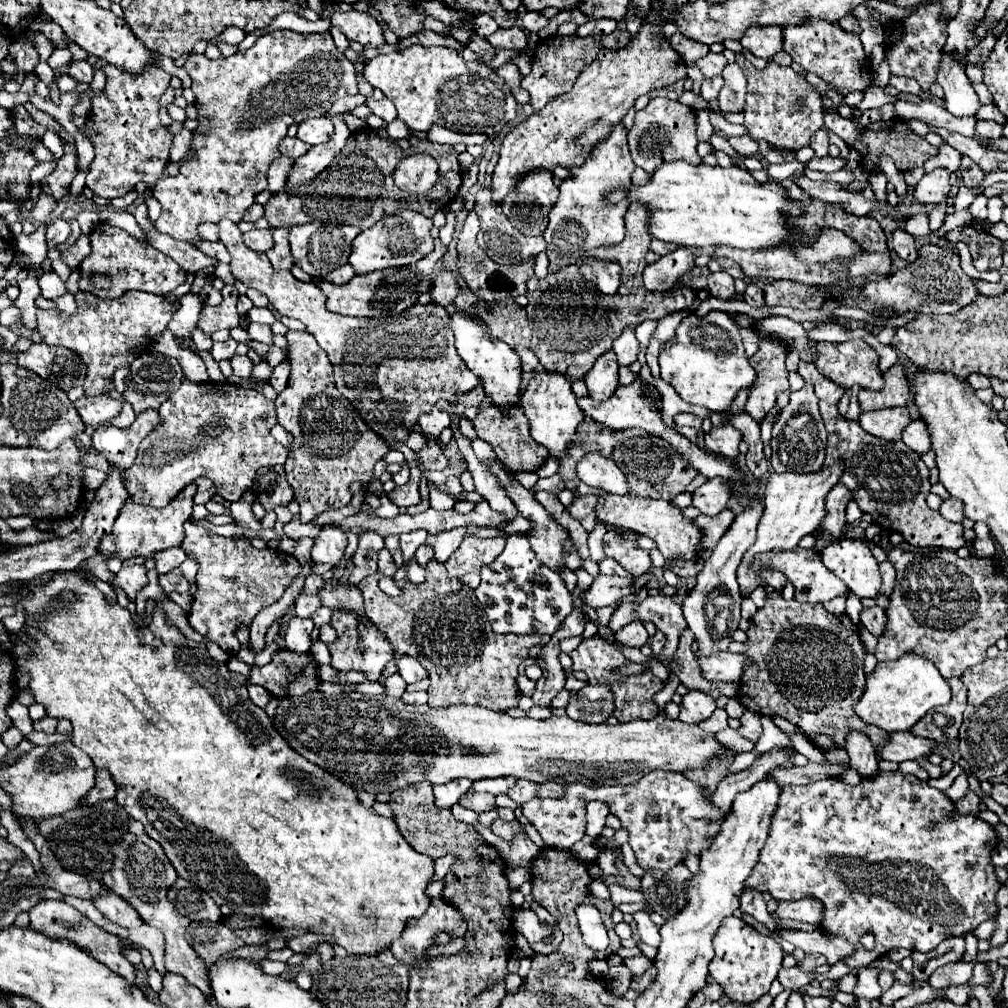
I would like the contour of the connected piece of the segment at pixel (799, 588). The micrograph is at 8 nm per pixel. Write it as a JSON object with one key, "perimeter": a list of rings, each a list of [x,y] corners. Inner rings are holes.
{"perimeter":[[[806,548],[772,550],[768,554],[756,554],[752,568],[756,572],[760,572],[760,570],[778,570],[778,572],[786,574],[786,578],[794,584],[794,597],[800,602],[826,602],[826,600],[830,600],[838,594],[848,594],[848,586],[824,566],[820,554],[814,548],[808,548],[808,550]]]}

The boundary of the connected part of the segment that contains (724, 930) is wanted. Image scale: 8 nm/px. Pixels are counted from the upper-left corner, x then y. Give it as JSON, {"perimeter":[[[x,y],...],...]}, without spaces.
{"perimeter":[[[736,916],[724,920],[714,938],[714,958],[710,962],[710,976],[724,988],[724,994],[732,1002],[750,1004],[760,996],[768,994],[770,984],[776,978],[778,968],[782,966],[784,952],[780,944],[766,934],[760,934],[756,928],[748,926]]]}

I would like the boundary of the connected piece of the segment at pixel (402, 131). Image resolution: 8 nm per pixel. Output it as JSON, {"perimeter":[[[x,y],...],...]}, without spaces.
{"perimeter":[[[392,120],[388,126],[386,126],[386,132],[392,136],[392,138],[408,138],[412,136],[412,130],[402,122],[402,120]]]}

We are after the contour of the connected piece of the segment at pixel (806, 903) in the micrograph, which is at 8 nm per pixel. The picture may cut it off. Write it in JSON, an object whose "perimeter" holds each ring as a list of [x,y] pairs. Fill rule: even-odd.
{"perimeter":[[[806,896],[806,898],[800,898],[800,900],[790,900],[790,902],[778,902],[778,908],[776,908],[776,914],[780,918],[792,918],[792,920],[800,920],[800,922],[808,922],[808,924],[814,924],[814,926],[820,926],[820,920],[822,920],[822,902],[812,898],[812,896]]]}

